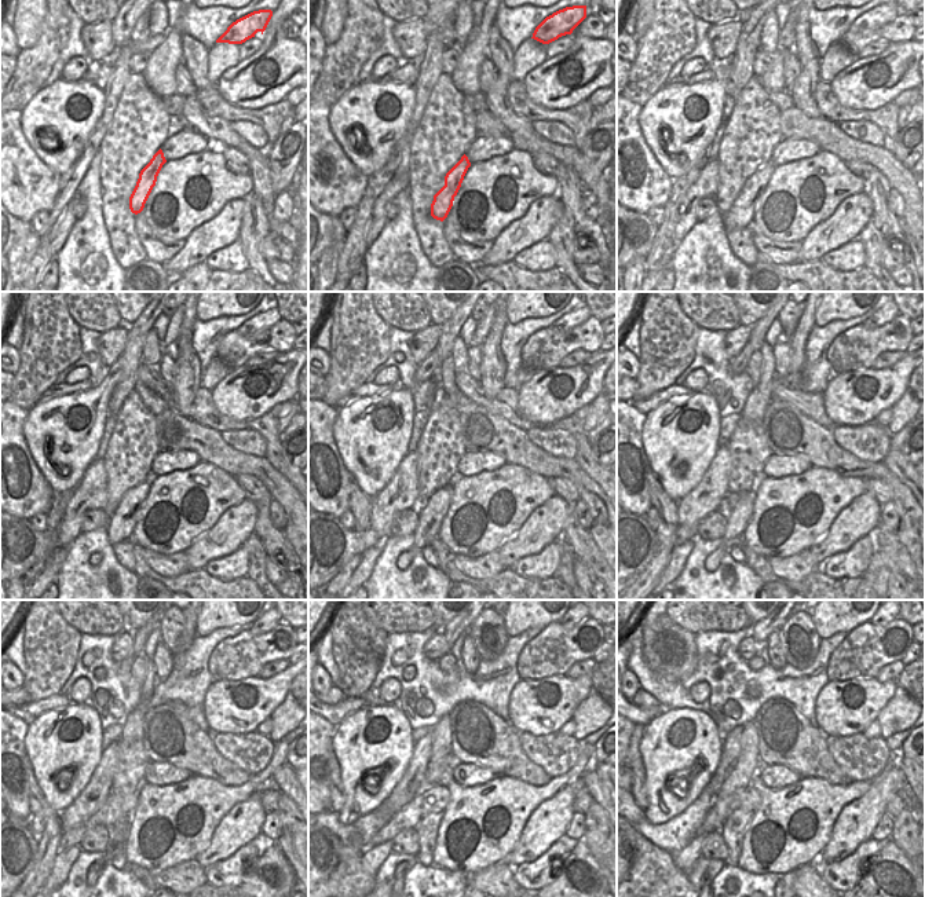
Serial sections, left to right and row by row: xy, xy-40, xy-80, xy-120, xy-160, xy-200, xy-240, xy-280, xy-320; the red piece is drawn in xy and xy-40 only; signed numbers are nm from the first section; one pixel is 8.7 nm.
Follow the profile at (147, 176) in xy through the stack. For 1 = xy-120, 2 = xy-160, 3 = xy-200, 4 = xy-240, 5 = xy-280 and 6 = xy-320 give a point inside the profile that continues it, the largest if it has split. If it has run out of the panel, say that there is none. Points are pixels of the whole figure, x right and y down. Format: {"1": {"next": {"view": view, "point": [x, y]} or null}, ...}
{"1": {"next": {"view": "xy-120", "point": [123, 520]}}, "2": {"next": {"view": "xy-160", "point": [431, 513]}}, "3": {"next": {"view": "xy-200", "point": [741, 515]}}, "4": {"next": {"view": "xy-240", "point": [119, 831]}}, "5": {"next": {"view": "xy-280", "point": [402, 868]}}, "6": {"next": {"view": "xy-320", "point": [715, 866]}}}

